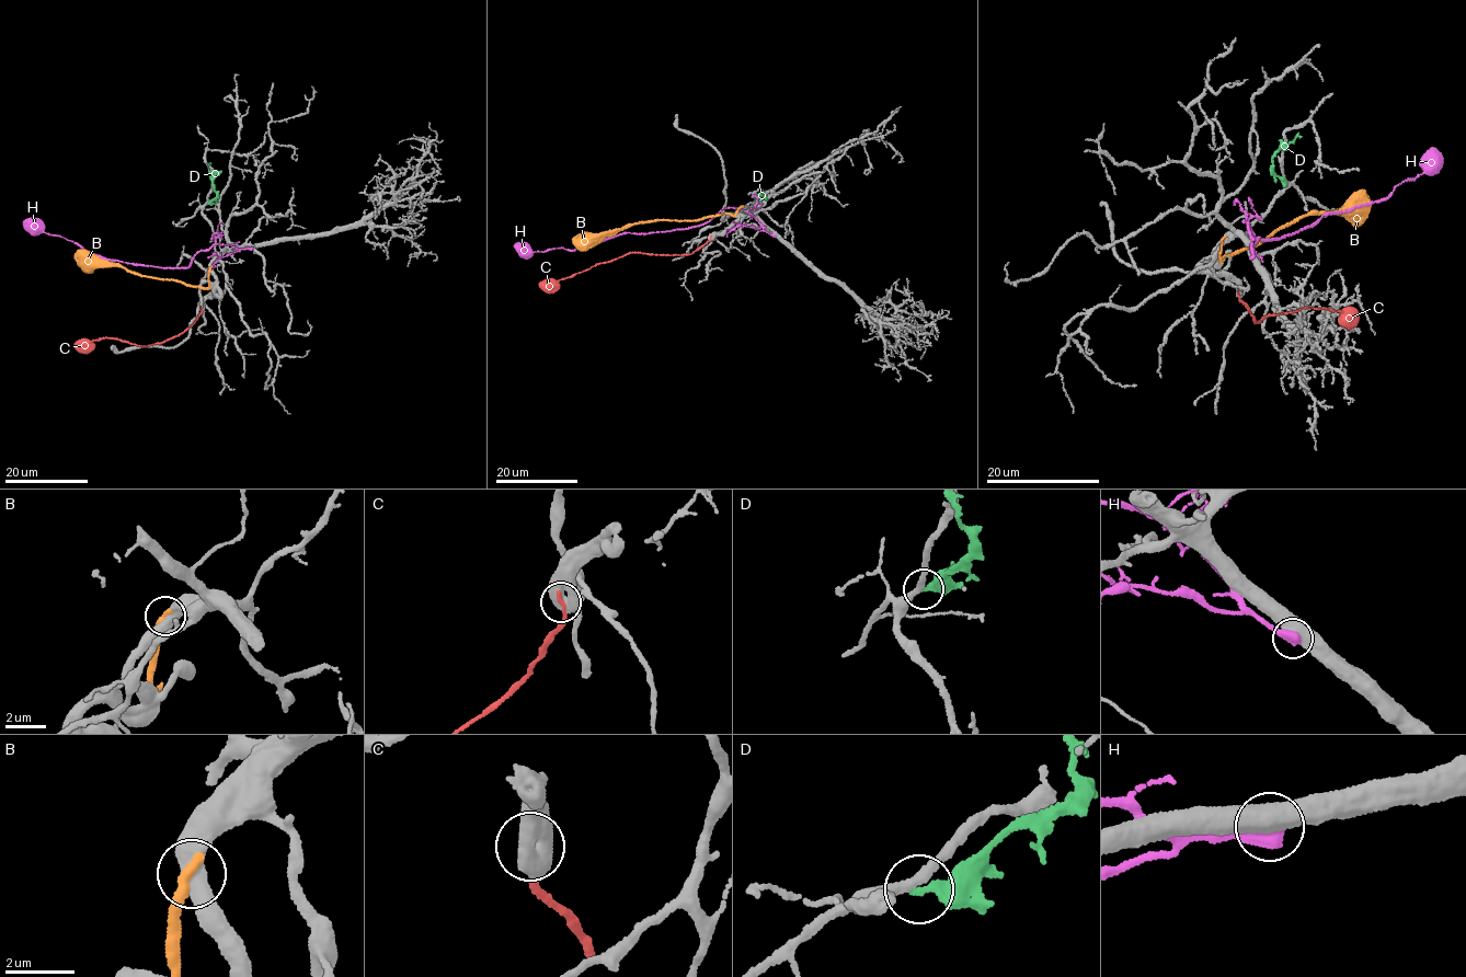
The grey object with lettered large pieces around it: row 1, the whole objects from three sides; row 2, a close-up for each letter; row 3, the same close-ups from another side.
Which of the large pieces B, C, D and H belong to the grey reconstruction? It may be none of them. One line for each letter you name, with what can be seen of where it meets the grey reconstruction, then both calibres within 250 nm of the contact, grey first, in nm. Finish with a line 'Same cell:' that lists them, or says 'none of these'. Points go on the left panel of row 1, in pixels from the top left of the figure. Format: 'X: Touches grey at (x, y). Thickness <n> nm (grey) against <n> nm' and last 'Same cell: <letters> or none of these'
B: Touches grey at (210, 268). Thickness 550 nm (grey) against 360 nm
Same cell: B

